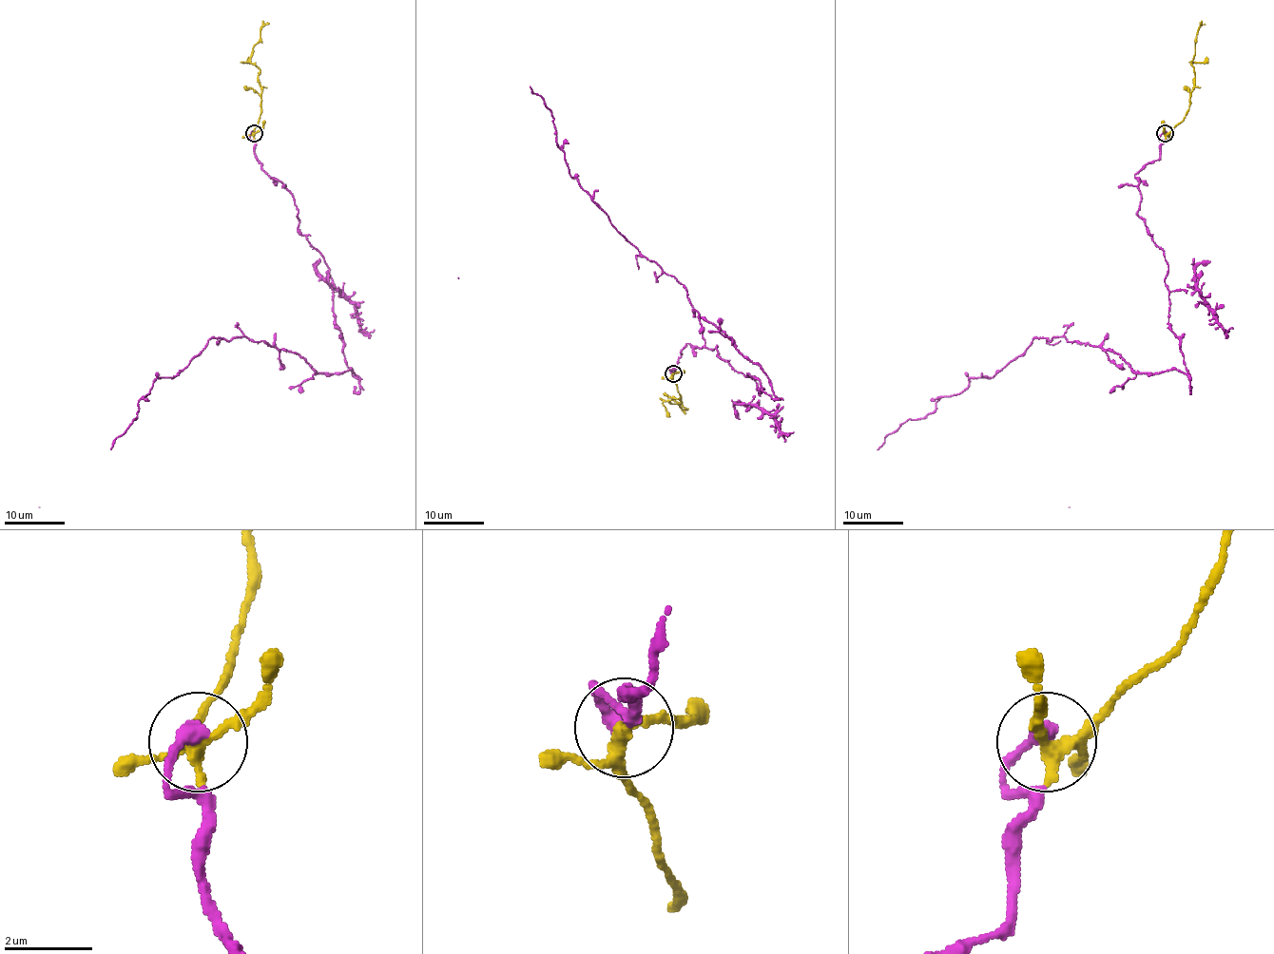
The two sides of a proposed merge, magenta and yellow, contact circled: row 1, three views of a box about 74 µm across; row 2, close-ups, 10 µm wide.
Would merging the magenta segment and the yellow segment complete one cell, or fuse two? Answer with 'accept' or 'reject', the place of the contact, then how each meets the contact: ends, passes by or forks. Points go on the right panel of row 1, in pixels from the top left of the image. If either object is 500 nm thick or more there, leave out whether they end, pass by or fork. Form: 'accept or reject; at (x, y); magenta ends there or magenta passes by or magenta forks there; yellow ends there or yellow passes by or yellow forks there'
accept; at (1165, 133); magenta ends there; yellow forks there

